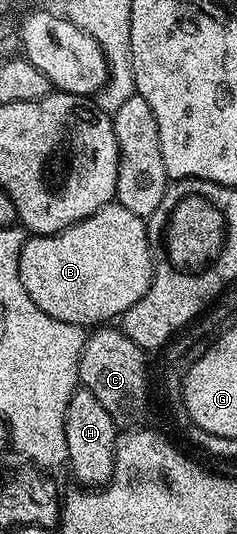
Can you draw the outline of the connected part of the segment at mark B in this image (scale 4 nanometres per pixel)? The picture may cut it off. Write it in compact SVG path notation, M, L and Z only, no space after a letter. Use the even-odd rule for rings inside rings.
M109 203L94 215L66 227L61 233L32 235L20 246L20 278L26 295L54 319L85 327L100 327L111 317L119 318L146 291L152 282L152 247L148 244L145 218L126 211L126 207Z

